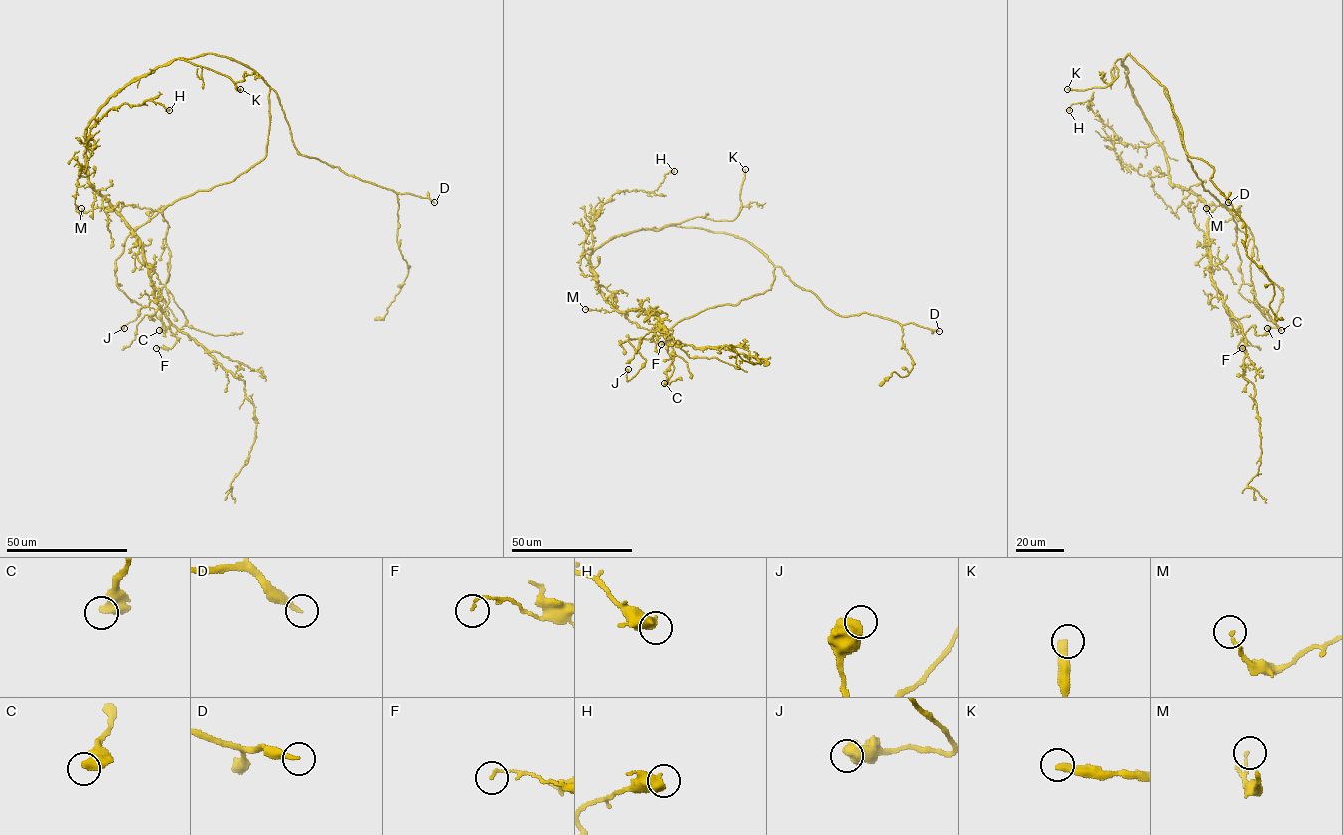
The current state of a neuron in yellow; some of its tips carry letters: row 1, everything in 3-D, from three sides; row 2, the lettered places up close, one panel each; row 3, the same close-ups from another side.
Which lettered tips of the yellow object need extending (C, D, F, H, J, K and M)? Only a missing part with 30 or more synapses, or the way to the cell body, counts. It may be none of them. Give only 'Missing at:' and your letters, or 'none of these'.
Missing at: D, K

